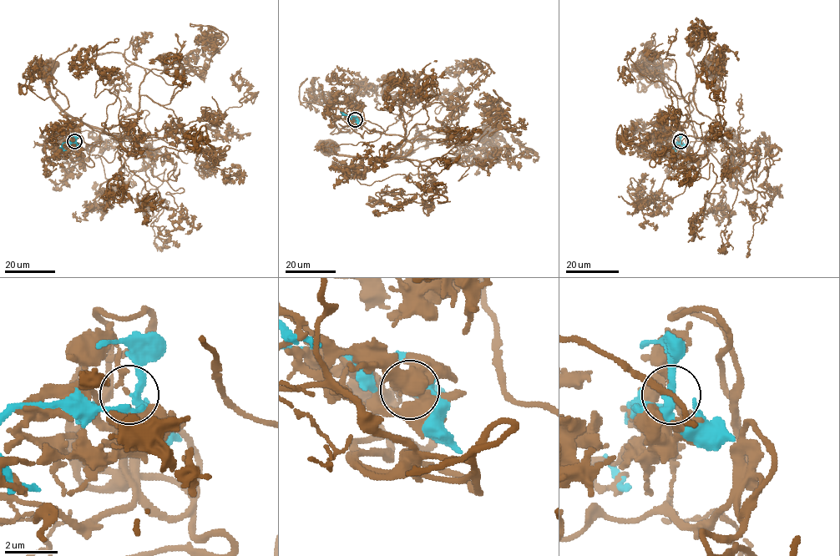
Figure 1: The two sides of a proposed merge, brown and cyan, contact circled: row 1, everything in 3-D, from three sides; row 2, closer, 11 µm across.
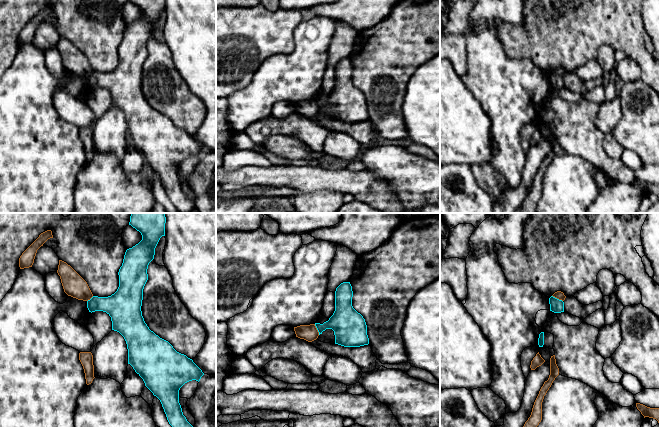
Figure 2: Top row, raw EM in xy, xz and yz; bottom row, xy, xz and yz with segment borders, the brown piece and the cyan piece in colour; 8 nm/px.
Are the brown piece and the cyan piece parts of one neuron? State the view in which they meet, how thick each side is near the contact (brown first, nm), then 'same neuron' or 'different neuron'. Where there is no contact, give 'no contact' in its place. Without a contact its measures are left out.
meets brown in xz; 130 nm thick on the brown side, 240 nm on the other; different neuron

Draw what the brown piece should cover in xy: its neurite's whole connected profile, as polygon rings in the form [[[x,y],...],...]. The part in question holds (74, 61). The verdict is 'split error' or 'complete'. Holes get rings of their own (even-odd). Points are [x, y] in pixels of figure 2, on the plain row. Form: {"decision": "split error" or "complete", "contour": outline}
{"decision": "complete", "contour": [[[59,36],[57,49],[64,68],[68,72],[83,77],[88,77],[93,73],[87,58],[66,38]]]}

